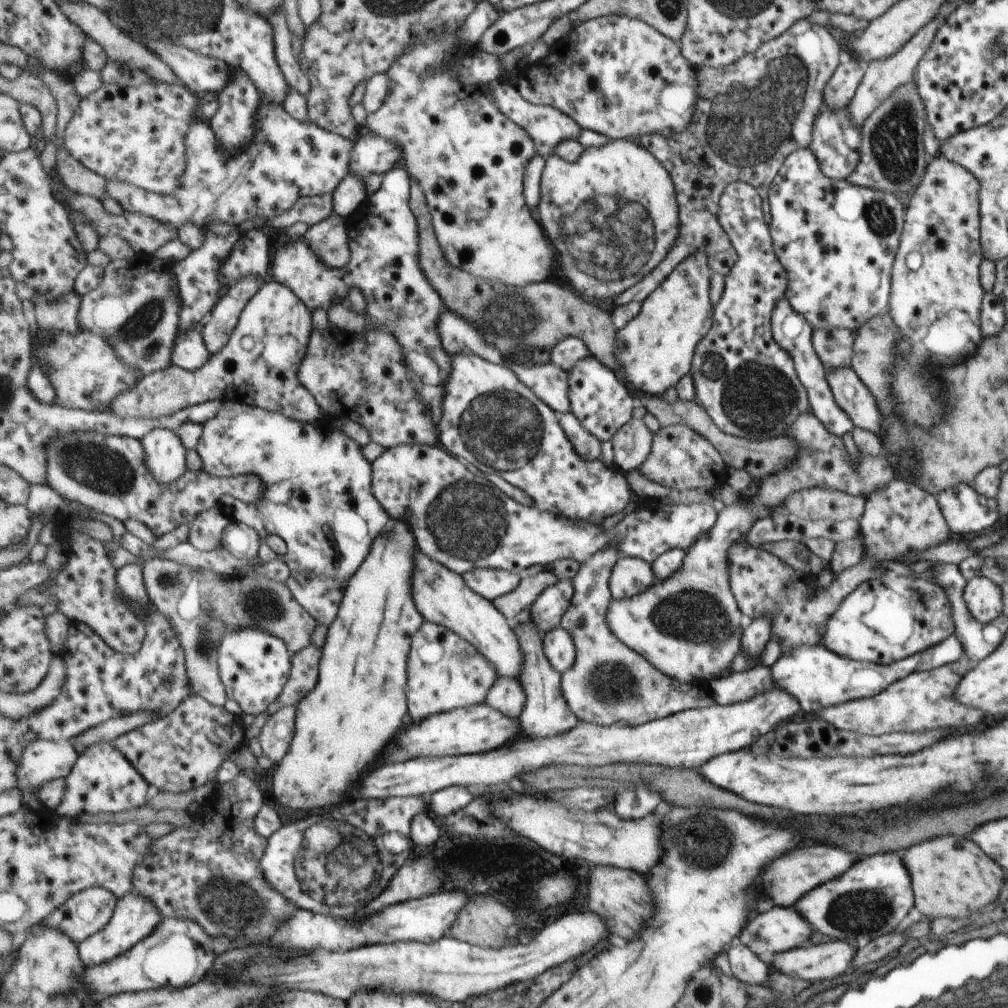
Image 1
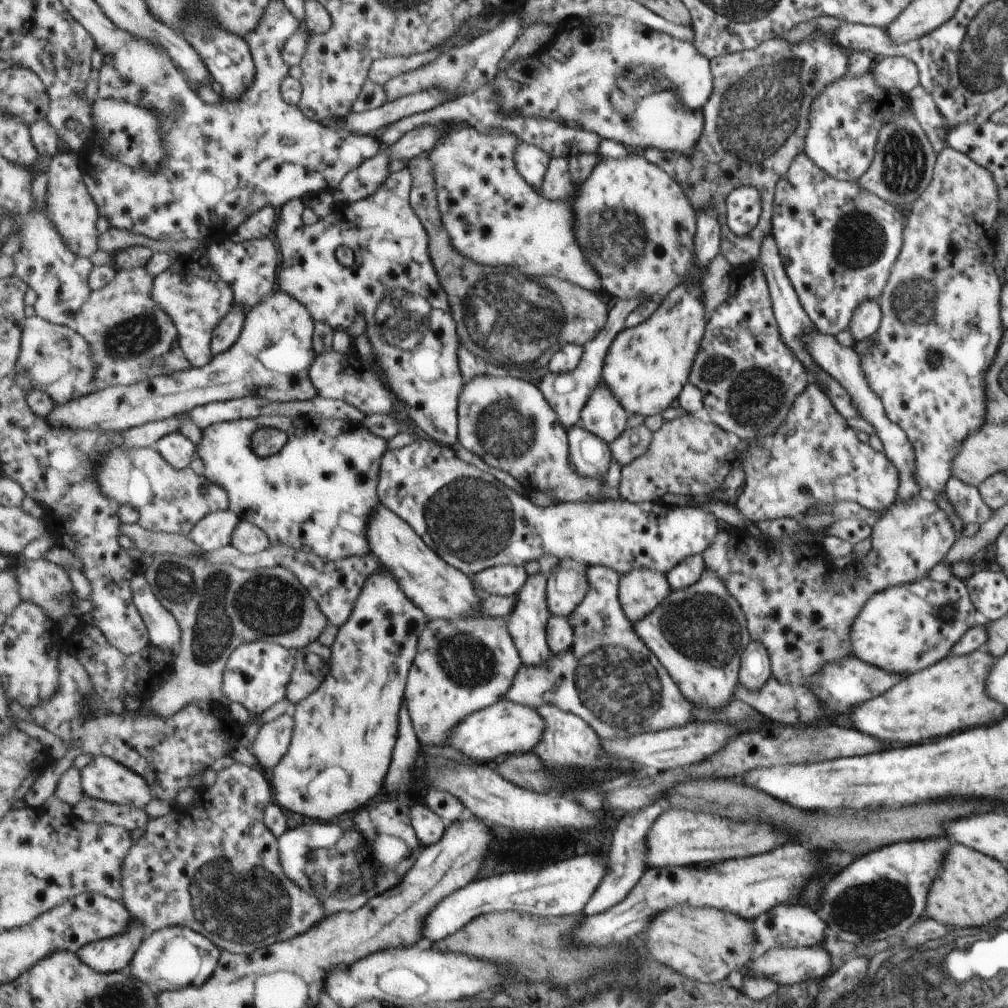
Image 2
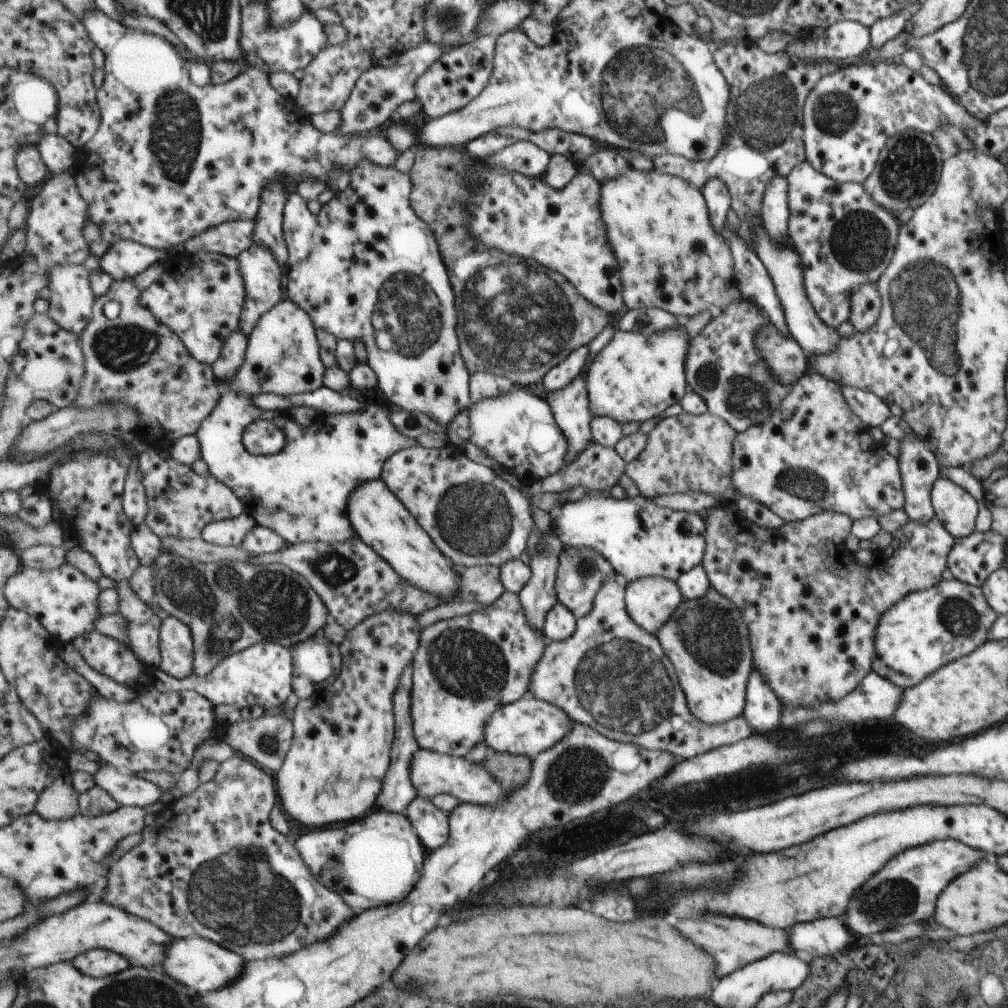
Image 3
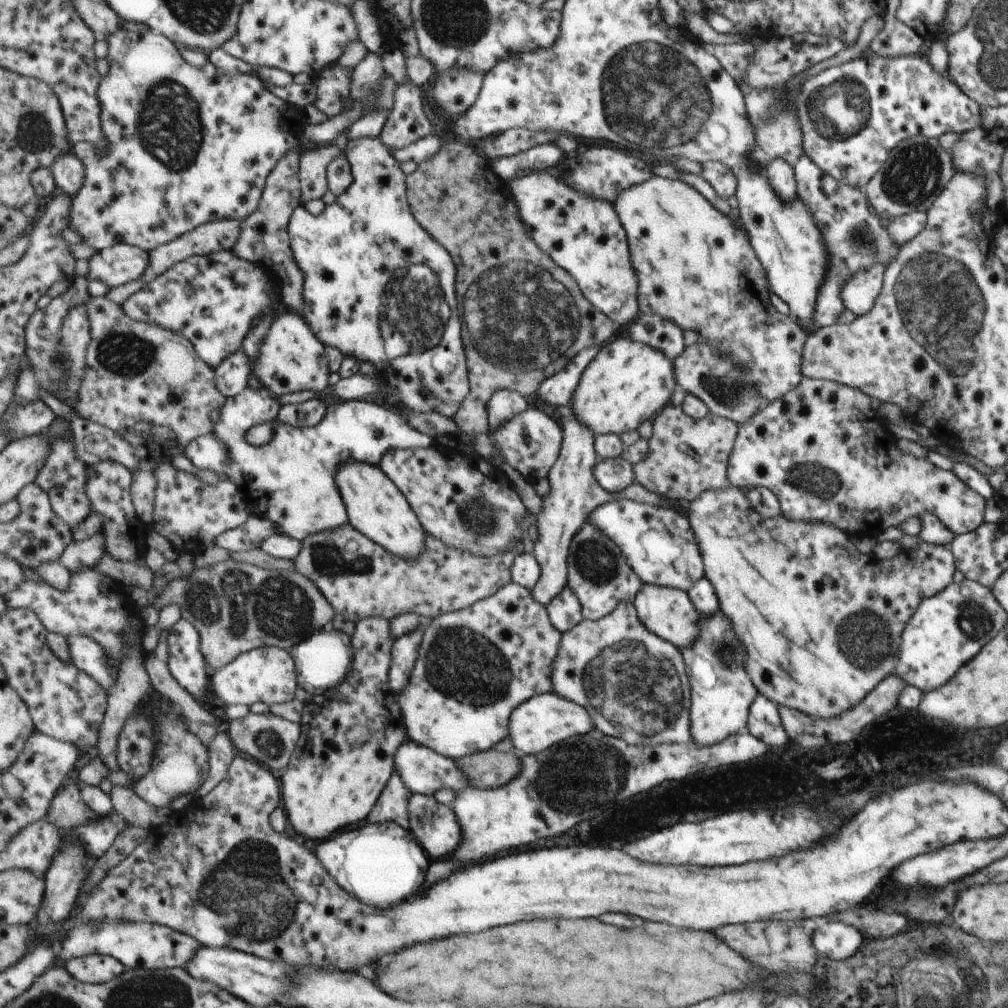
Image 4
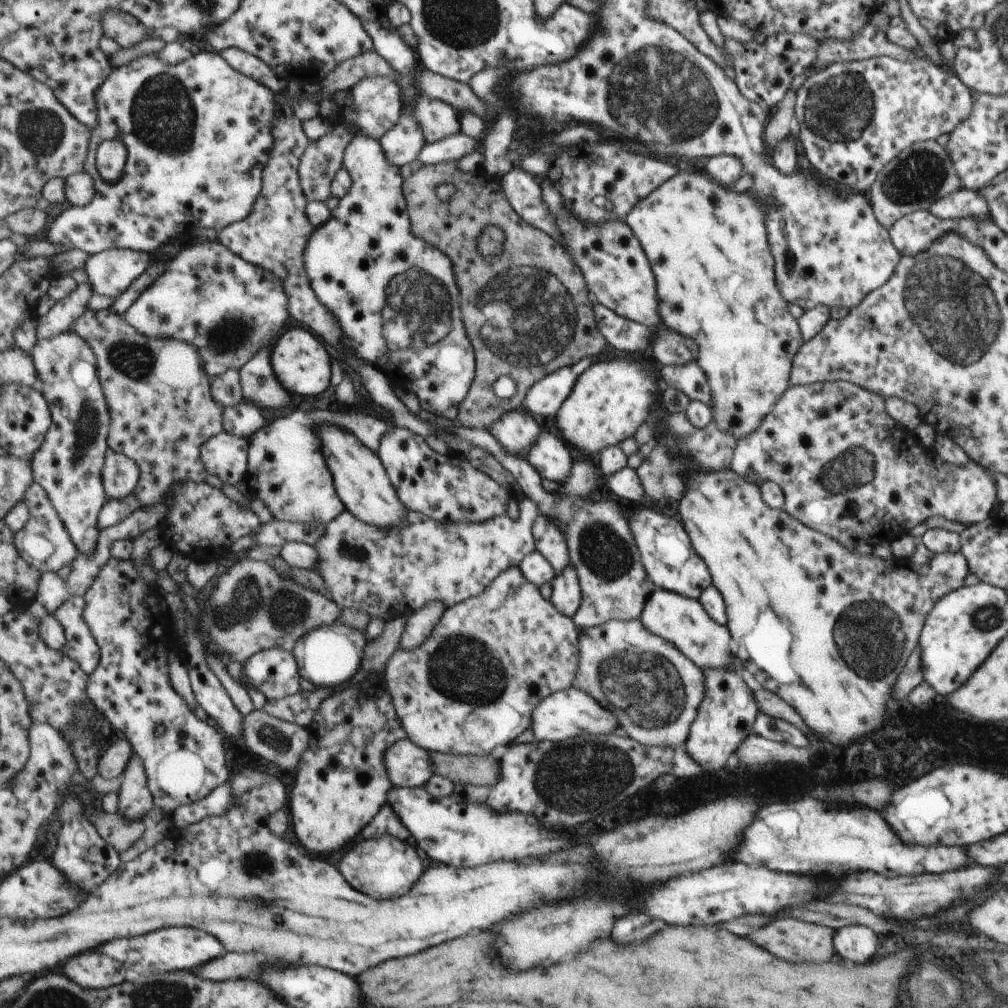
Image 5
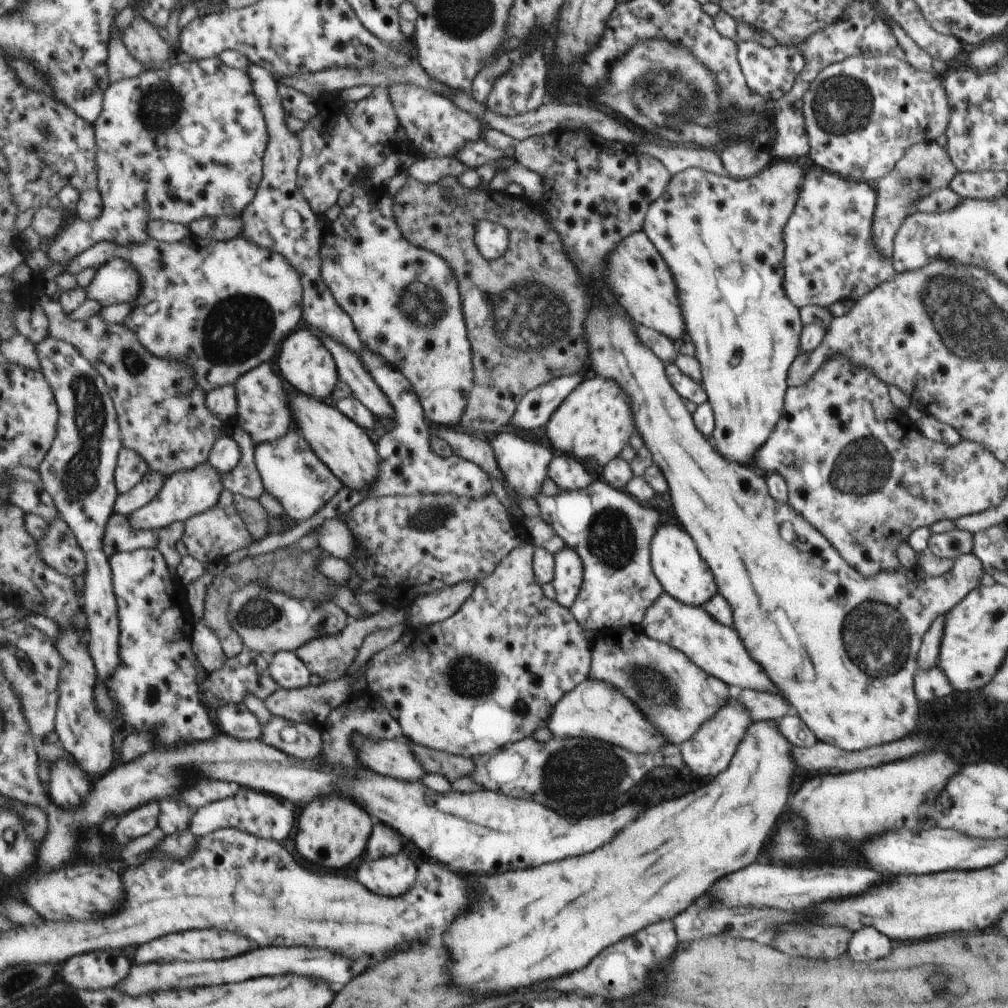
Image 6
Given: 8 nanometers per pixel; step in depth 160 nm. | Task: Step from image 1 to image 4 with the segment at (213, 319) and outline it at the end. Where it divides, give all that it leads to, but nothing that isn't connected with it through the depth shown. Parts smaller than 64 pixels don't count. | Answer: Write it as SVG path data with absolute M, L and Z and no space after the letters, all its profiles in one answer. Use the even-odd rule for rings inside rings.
M244 350L232 354L216 368L219 390L229 397L241 394L249 386L252 364Z

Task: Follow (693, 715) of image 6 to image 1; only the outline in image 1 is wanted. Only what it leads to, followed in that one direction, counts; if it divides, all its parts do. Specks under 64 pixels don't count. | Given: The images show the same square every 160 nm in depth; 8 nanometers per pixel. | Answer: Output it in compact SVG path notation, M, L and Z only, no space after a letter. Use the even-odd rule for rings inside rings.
M609 547L600 550L590 561L580 564L579 572L573 578L576 593L571 608L563 617L561 627L565 628L574 638L576 644L575 664L562 674L562 693L569 703L571 710L581 721L593 723L599 726L619 725L634 727L643 723L662 719L675 713L681 713L685 709L697 707L715 706L711 692L707 684L691 682L682 683L677 679L663 674L648 659L637 654L630 647L625 646L612 632L606 623L606 612L612 596L609 589L609 575L618 562L617 548ZM499 677L485 703L519 720L528 701L525 687L518 678Z

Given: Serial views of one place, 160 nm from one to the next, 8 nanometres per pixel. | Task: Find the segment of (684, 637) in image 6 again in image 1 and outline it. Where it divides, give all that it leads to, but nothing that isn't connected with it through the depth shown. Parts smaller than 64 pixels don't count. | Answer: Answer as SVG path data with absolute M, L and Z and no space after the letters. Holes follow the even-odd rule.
M618 559L609 575L610 595L613 599L628 599L642 593L655 581L651 565L644 560Z

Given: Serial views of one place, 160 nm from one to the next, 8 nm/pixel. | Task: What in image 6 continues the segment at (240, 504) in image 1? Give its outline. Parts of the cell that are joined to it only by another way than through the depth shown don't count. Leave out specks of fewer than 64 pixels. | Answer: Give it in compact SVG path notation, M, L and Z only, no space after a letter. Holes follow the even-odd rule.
M299 431L259 445L255 456L266 492L281 501L291 524L313 517L344 487L344 482L315 454Z

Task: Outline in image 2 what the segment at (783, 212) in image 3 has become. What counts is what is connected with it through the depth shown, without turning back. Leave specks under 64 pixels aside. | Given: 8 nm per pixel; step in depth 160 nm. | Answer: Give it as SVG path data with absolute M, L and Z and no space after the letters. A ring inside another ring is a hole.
M770 232L762 242L761 256L758 257L757 264L766 278L767 286L769 286L772 313L776 327L778 328L778 333L782 336L781 342L785 343L787 347L790 347L790 350L794 352L793 355L795 358L802 363L807 374L809 374L810 370L817 366L815 366L812 358L806 353L804 346L801 344L800 336L813 329L812 322L799 304L796 292L785 272L780 254L778 253L778 248Z

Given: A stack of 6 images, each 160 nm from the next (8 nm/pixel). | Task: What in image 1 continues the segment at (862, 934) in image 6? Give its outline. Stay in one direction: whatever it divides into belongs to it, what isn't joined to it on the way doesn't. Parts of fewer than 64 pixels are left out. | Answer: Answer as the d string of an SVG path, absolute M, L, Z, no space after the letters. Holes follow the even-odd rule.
M773 906L751 918L747 930L739 934L737 941L764 959L765 956L805 946L812 932L812 926L793 908Z

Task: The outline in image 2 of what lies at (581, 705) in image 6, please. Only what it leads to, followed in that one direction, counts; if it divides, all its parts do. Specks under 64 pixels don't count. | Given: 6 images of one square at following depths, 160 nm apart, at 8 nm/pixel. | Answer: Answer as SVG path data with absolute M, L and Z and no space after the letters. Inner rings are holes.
M503 698L489 708L467 715L452 733L448 744L460 750L471 761L478 760L485 764L507 754L530 753L542 741L546 728L546 720L535 707Z

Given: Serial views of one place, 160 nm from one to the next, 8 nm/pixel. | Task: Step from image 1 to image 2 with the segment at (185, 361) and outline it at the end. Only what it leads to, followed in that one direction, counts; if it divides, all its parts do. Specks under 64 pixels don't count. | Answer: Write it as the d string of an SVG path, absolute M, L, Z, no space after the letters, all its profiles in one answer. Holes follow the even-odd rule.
M207 247L187 255L179 254L169 270L154 278L154 288L151 293L151 298L174 320L179 333L180 345L193 367L207 366L215 358L212 350L215 329L235 306L234 287L230 282L224 281L218 270L209 264L207 254Z

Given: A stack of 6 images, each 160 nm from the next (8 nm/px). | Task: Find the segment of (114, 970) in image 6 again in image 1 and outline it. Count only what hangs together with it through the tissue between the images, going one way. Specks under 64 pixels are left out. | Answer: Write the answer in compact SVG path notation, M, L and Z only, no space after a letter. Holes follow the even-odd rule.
M133 892L126 894L123 898L118 899L111 922L103 930L78 944L80 957L89 967L114 961L128 950L133 949L135 945L143 943L144 939L155 932L162 920L161 911L153 901Z

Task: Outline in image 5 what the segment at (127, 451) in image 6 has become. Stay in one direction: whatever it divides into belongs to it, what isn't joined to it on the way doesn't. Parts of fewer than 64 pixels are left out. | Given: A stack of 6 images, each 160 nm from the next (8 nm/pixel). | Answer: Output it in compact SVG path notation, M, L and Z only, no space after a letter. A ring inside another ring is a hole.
M110 449L102 477L109 502L113 499L125 499L137 488L141 469L136 460L125 453Z

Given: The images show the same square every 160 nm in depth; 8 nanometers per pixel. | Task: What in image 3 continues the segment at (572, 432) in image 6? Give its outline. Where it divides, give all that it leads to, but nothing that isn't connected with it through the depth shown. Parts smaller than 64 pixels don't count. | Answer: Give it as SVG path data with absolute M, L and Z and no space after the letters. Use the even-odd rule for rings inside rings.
M681 324L677 329L666 329L662 333L643 334L627 331L615 331L609 342L592 360L586 374L587 390L591 401L590 409L595 417L609 417L615 422L623 423L649 421L661 412L682 400L687 391L684 377L684 360L689 336L682 330Z

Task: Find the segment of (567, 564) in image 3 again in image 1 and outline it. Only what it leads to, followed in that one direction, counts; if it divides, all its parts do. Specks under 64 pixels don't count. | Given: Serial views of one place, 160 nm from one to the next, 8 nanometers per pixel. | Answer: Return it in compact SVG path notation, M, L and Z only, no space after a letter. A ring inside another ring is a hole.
M561 579L548 586L532 604L530 614L533 622L545 634L559 627L566 612L571 608L576 586L573 579Z

